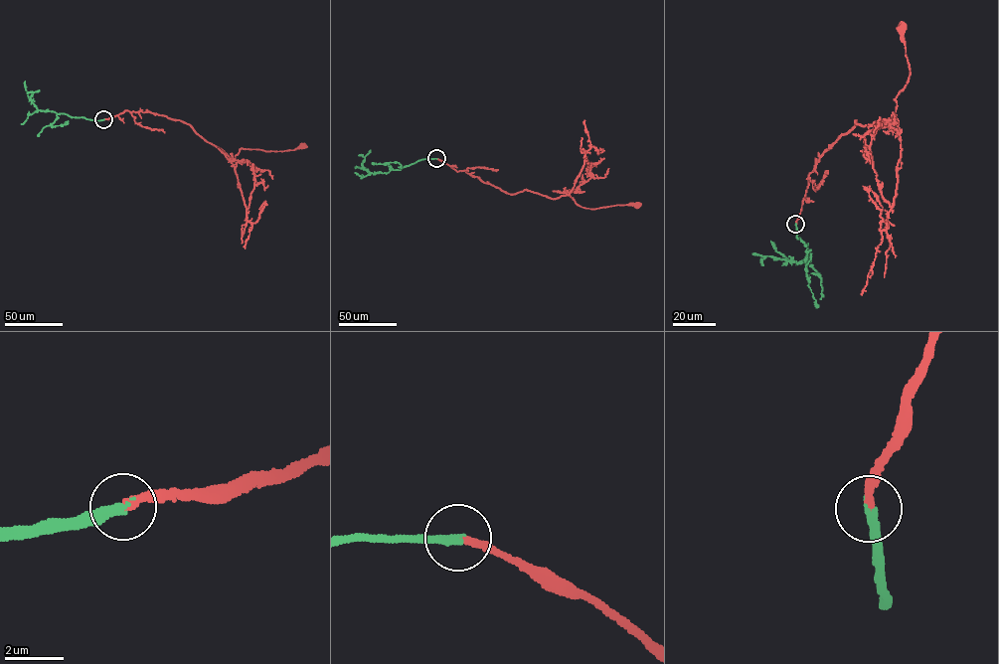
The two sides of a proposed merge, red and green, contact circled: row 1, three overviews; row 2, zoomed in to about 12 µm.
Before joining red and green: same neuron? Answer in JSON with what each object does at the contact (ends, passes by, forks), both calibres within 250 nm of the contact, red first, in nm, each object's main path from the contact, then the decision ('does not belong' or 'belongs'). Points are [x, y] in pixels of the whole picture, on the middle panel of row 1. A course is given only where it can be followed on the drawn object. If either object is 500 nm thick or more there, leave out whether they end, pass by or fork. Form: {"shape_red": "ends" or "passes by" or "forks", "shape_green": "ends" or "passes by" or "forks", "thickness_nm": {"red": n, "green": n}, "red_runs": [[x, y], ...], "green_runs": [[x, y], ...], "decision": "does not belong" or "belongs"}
{"shape_red": "ends", "shape_green": "ends", "thickness_nm": {"red": 260, "green": 280}, "red_runs": [[436, 158], [508, 193], [525, 189], [551, 198], [569, 195], [586, 208], [636, 205]], "green_runs": [[436, 158], [421, 159], [387, 173], [372, 173], [362, 165], [371, 150]], "decision": "belongs"}

